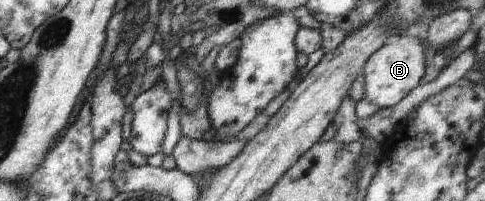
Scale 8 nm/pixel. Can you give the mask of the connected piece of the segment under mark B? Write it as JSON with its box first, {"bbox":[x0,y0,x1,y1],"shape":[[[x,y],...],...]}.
{"bbox":[364,31,425,108],"shape":[[[415,31],[401,35],[392,43],[383,45],[364,64],[366,99],[381,108],[393,106],[403,100],[425,74],[425,47]]]}

